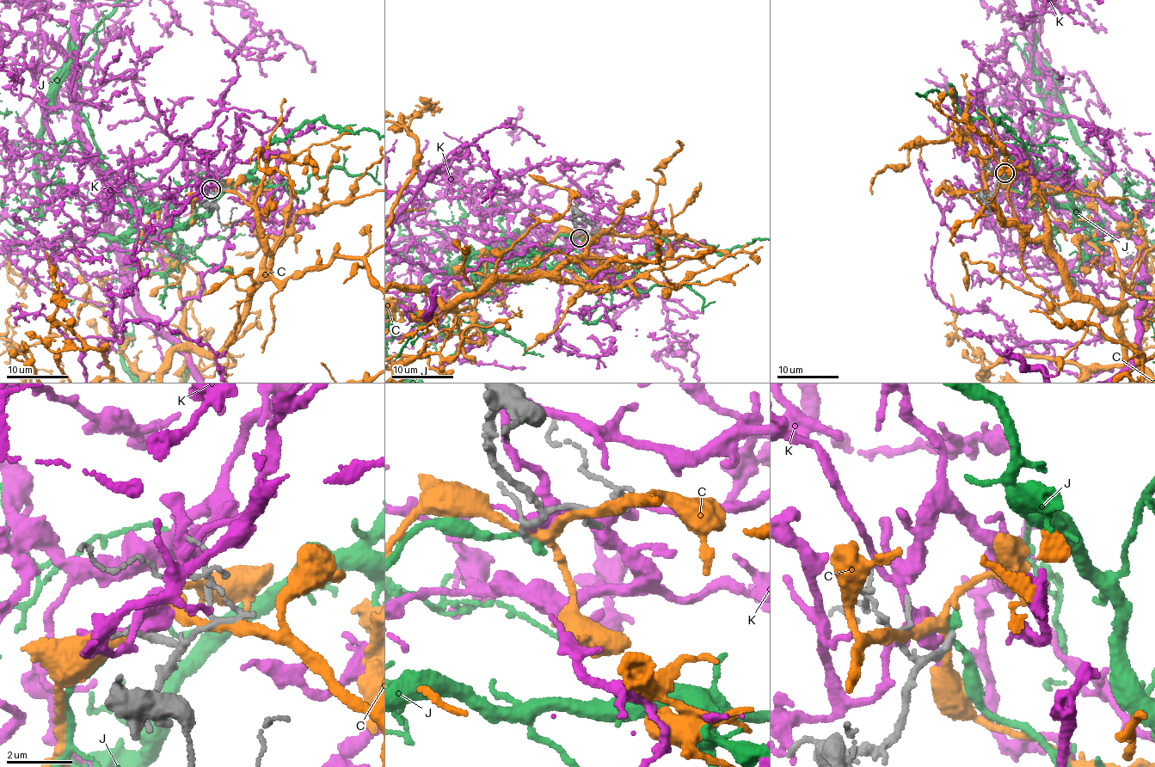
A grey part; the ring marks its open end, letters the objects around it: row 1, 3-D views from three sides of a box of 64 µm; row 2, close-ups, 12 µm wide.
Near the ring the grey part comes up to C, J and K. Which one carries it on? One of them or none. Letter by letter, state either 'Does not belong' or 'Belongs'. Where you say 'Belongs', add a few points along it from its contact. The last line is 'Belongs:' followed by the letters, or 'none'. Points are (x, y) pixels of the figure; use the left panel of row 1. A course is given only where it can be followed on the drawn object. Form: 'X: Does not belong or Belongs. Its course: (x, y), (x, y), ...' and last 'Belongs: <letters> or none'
C: Does not belong
J: Does not belong
K: Does not belong
Belongs: none

